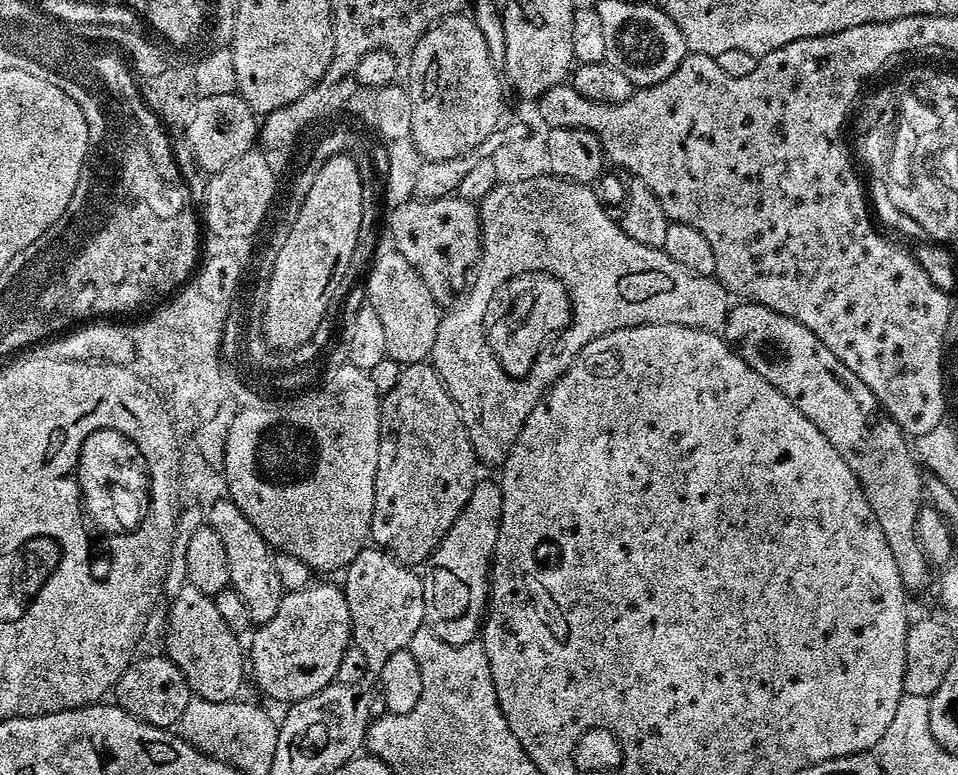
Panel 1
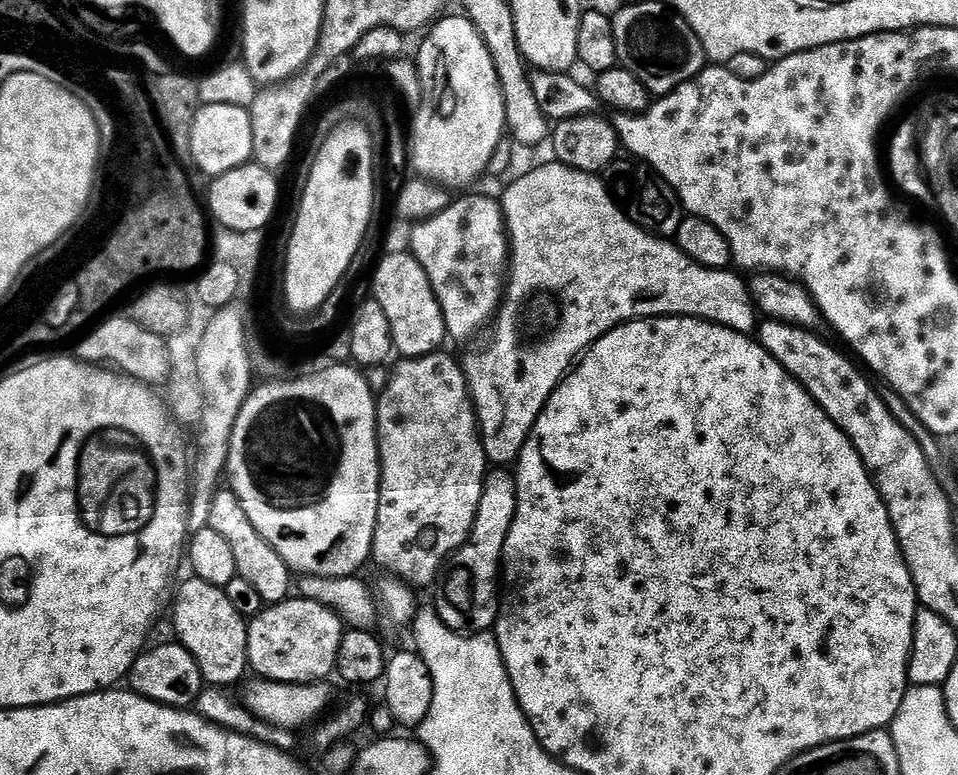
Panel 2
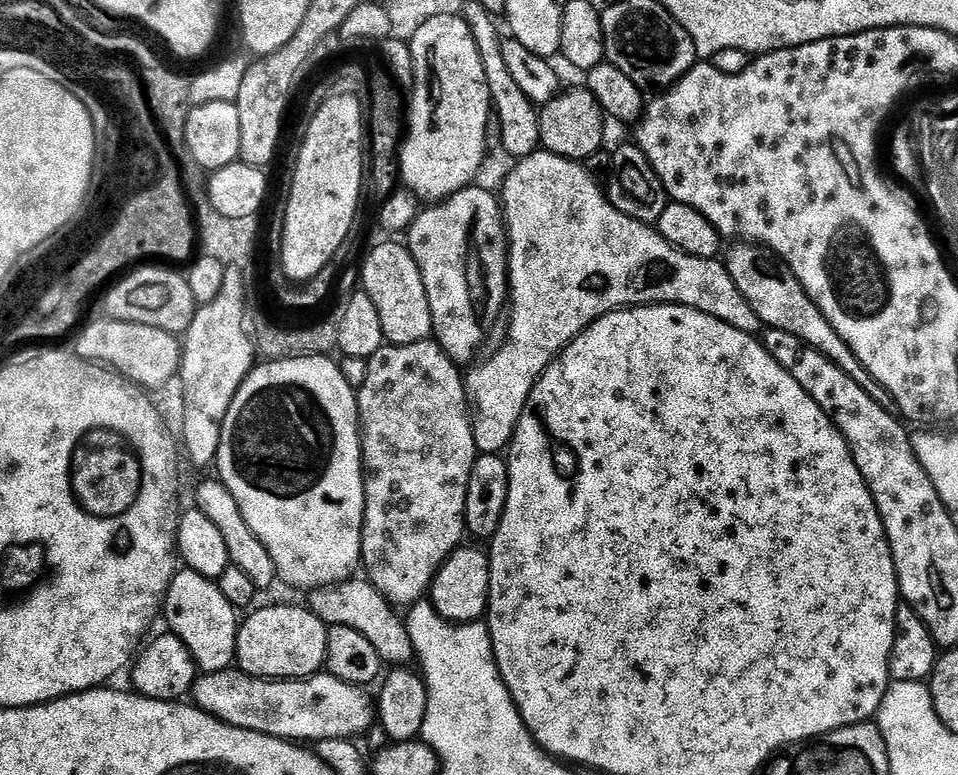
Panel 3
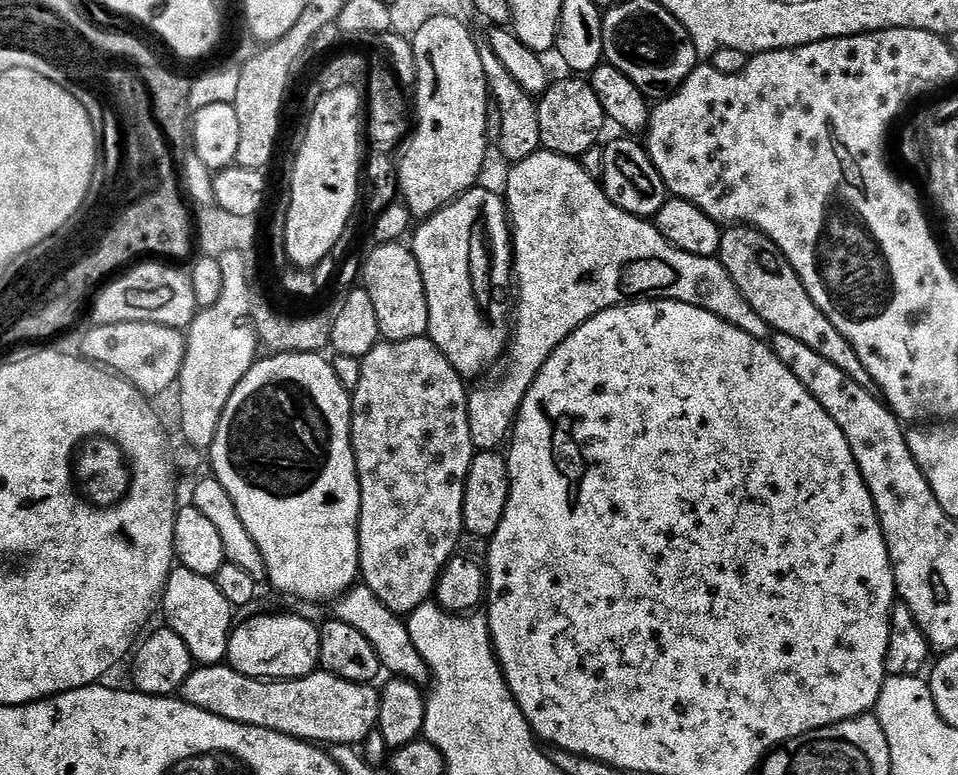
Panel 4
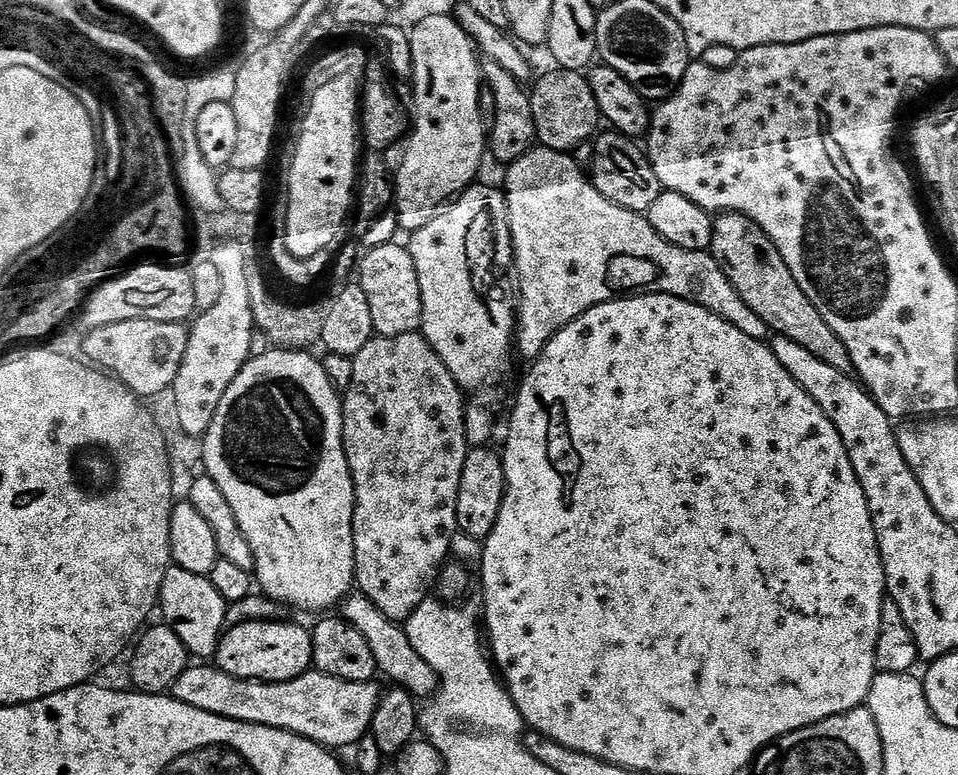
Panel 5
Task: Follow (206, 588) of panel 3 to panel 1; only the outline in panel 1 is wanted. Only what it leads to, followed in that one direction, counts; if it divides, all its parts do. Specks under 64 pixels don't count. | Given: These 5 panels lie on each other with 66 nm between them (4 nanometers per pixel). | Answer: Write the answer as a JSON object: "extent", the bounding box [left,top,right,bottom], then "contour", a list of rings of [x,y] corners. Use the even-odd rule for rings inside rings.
{"extent":[167,586,246,702],"contour":[[[187,586],[176,596],[172,604],[172,613],[168,616],[168,649],[167,655],[186,674],[193,693],[212,702],[235,701],[241,694],[240,687],[244,684],[246,676],[246,652],[240,649],[236,641],[237,633],[228,625],[226,618],[218,612],[213,597],[207,596],[200,588]]]}

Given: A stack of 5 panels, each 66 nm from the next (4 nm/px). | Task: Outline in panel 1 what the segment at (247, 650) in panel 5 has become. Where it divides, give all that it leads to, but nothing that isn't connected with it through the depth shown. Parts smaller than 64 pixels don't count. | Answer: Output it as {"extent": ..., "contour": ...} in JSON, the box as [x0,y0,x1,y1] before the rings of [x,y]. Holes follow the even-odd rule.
{"extent":[250,583,353,706],"contour":[[[309,583],[285,595],[278,606],[278,612],[255,629],[256,637],[250,648],[250,672],[256,675],[256,684],[272,700],[283,706],[291,706],[309,699],[312,695],[326,690],[338,680],[342,658],[353,639],[351,611],[345,596],[345,589],[332,584]]]}

